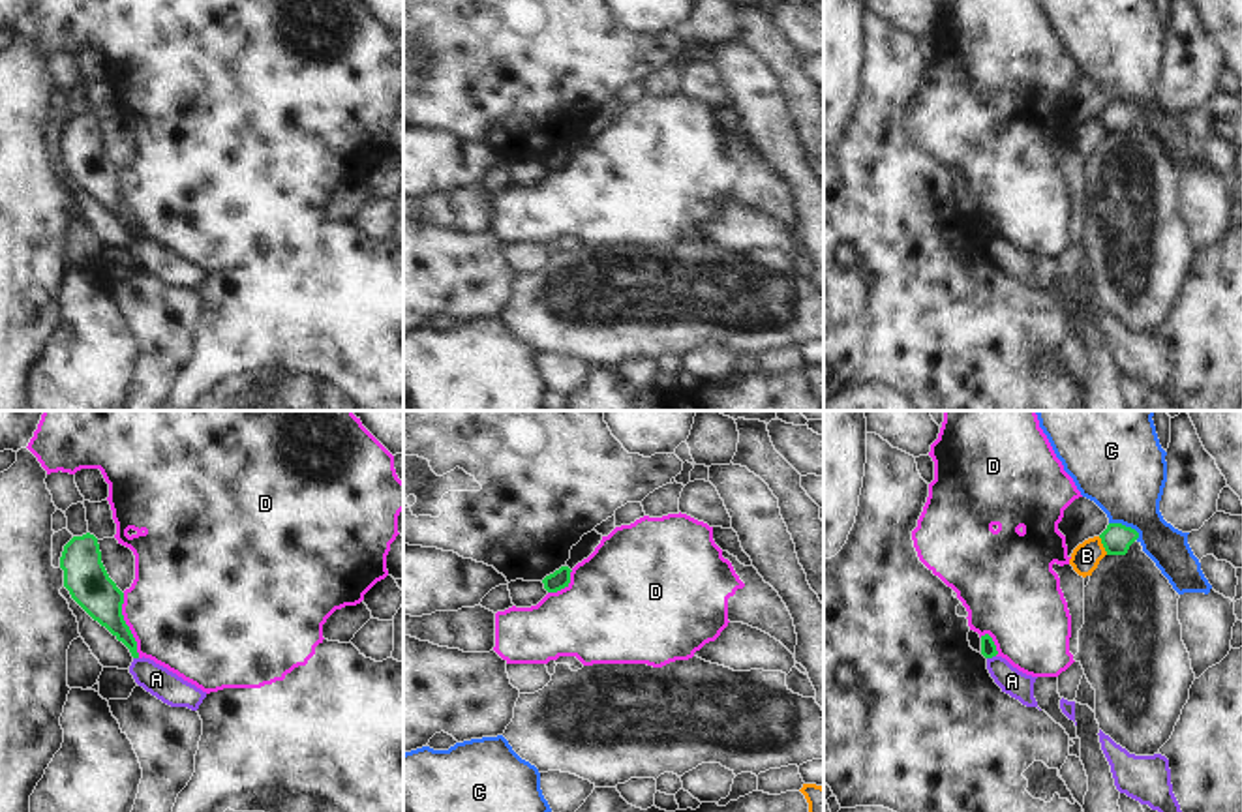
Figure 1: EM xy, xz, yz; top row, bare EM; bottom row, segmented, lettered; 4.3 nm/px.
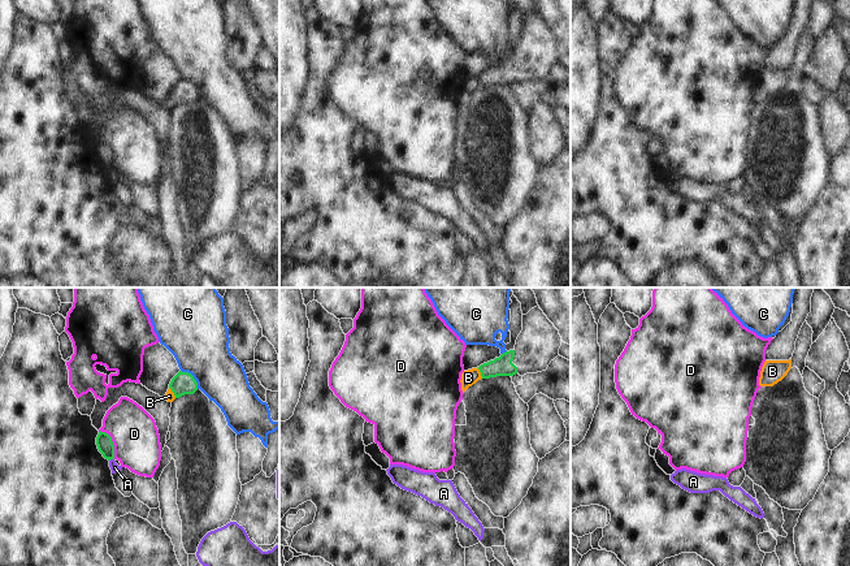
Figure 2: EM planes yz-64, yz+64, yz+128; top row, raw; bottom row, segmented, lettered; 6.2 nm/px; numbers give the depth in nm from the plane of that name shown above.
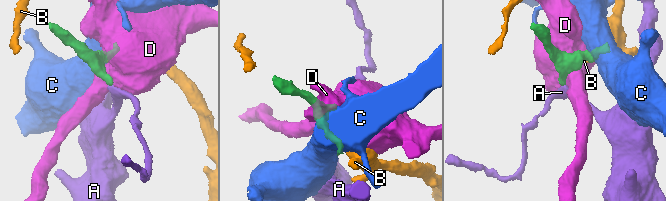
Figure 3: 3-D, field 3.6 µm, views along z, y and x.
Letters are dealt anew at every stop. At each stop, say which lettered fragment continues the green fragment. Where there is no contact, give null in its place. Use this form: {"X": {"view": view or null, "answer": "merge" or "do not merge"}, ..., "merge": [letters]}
{"A": {"view": "yz", "answer": "do not merge"}, "B": {"view": "yz", "answer": "do not merge"}, "C": {"view": "yz", "answer": "do not merge"}, "D": {"view": "xy", "answer": "do not merge"}, "merge": []}

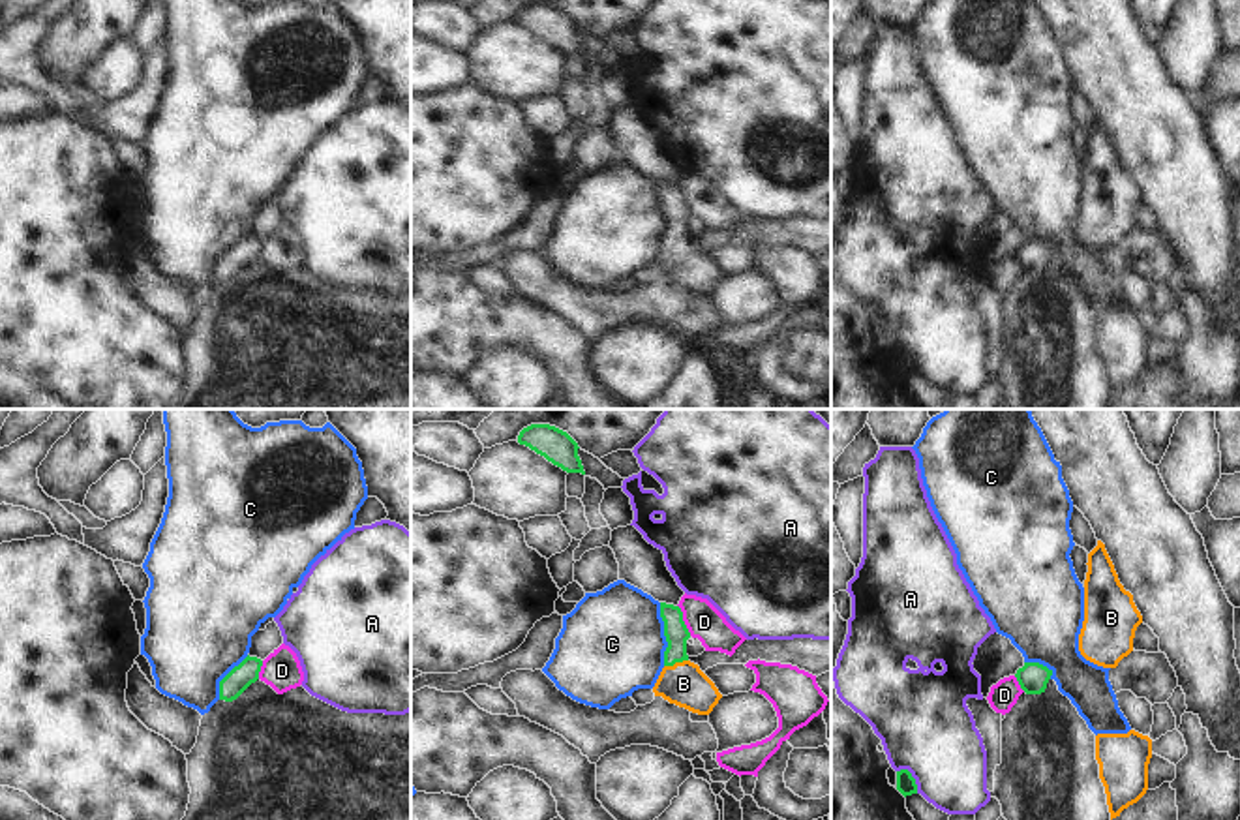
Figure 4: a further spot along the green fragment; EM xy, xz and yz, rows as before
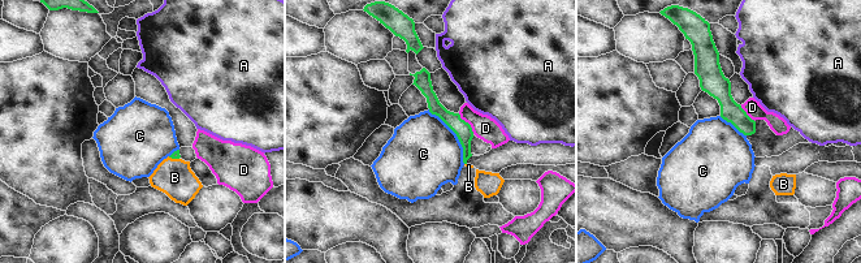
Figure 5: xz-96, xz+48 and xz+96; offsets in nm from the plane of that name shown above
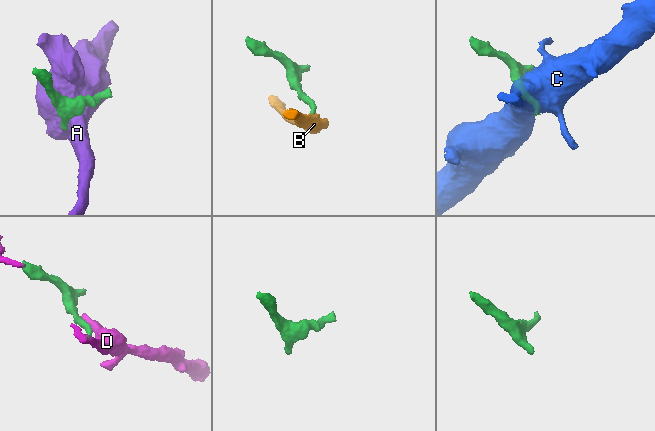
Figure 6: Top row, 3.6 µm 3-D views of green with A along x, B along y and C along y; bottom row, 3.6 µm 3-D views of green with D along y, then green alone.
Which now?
{"A": {"view": "yz", "answer": "do not merge"}, "B": {"view": "xz", "answer": "merge"}, "C": {"view": "xz", "answer": "do not merge"}, "D": {"view": "xz", "answer": "do not merge"}, "merge": ["B"]}

